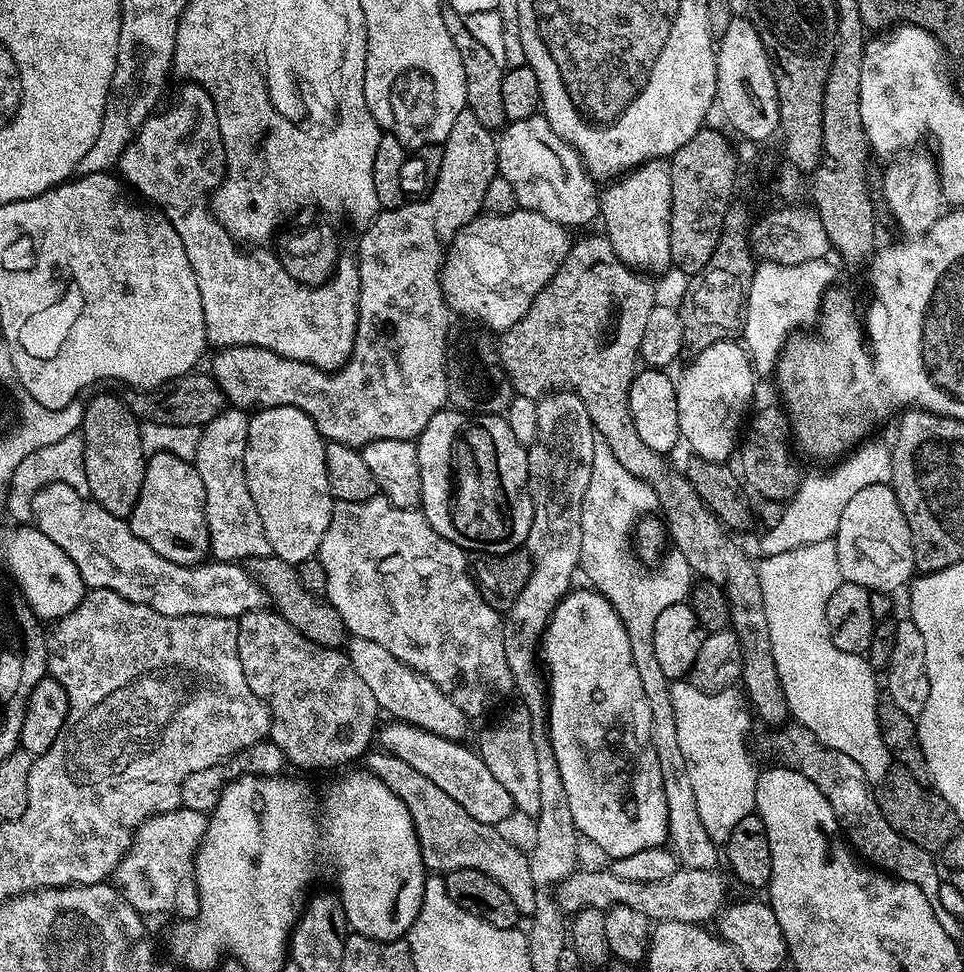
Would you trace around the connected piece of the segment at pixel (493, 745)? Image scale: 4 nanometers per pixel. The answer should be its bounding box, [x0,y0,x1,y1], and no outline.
[478,700,539,818]

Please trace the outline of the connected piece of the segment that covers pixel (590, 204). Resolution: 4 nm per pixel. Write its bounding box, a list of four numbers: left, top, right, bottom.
[496,114,600,230]

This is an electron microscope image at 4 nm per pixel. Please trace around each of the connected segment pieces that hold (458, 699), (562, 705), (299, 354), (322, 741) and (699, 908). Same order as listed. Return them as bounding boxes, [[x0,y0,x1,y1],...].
[[318,494,514,718],[542,587,670,858],[118,84,360,372],[238,610,382,768],[555,866,730,926]]

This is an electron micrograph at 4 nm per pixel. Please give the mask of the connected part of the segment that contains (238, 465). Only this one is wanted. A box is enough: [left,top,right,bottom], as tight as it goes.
[194,406,272,562]

